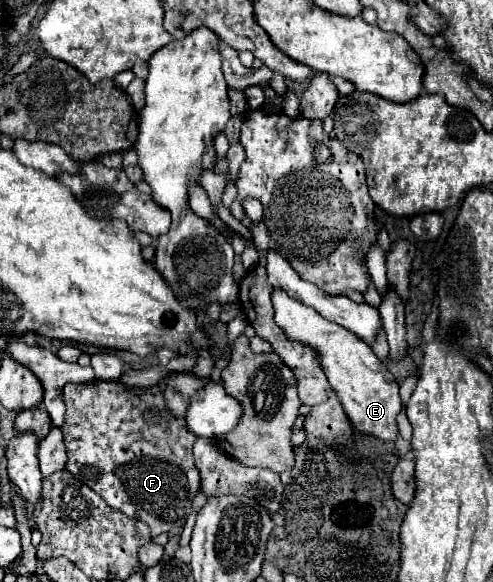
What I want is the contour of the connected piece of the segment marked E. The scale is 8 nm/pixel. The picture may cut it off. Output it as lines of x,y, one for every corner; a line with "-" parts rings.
273,288
271,300
275,308
275,322
285,332
285,336
293,342
309,346
317,354
317,360
331,388
337,392
337,398
345,408
351,424
365,434
393,442
397,438
397,414
403,408
399,398
399,384
385,364
373,354
371,346
363,344
363,340
359,340
359,336
351,334
347,328
325,320
313,308
291,300
281,288

